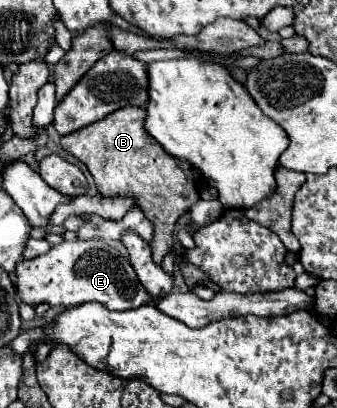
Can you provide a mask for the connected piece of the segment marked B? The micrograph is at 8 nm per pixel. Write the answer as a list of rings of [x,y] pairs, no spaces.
[[[126,106],[86,128],[62,136],[60,144],[66,152],[86,164],[102,196],[136,198],[136,204],[142,206],[146,218],[154,222],[154,242],[150,246],[152,260],[160,264],[174,242],[172,232],[176,220],[188,212],[188,208],[198,202],[200,196],[194,186],[192,166],[186,160],[170,156],[154,138],[150,138],[150,134],[144,130],[144,118],[144,108]]]

